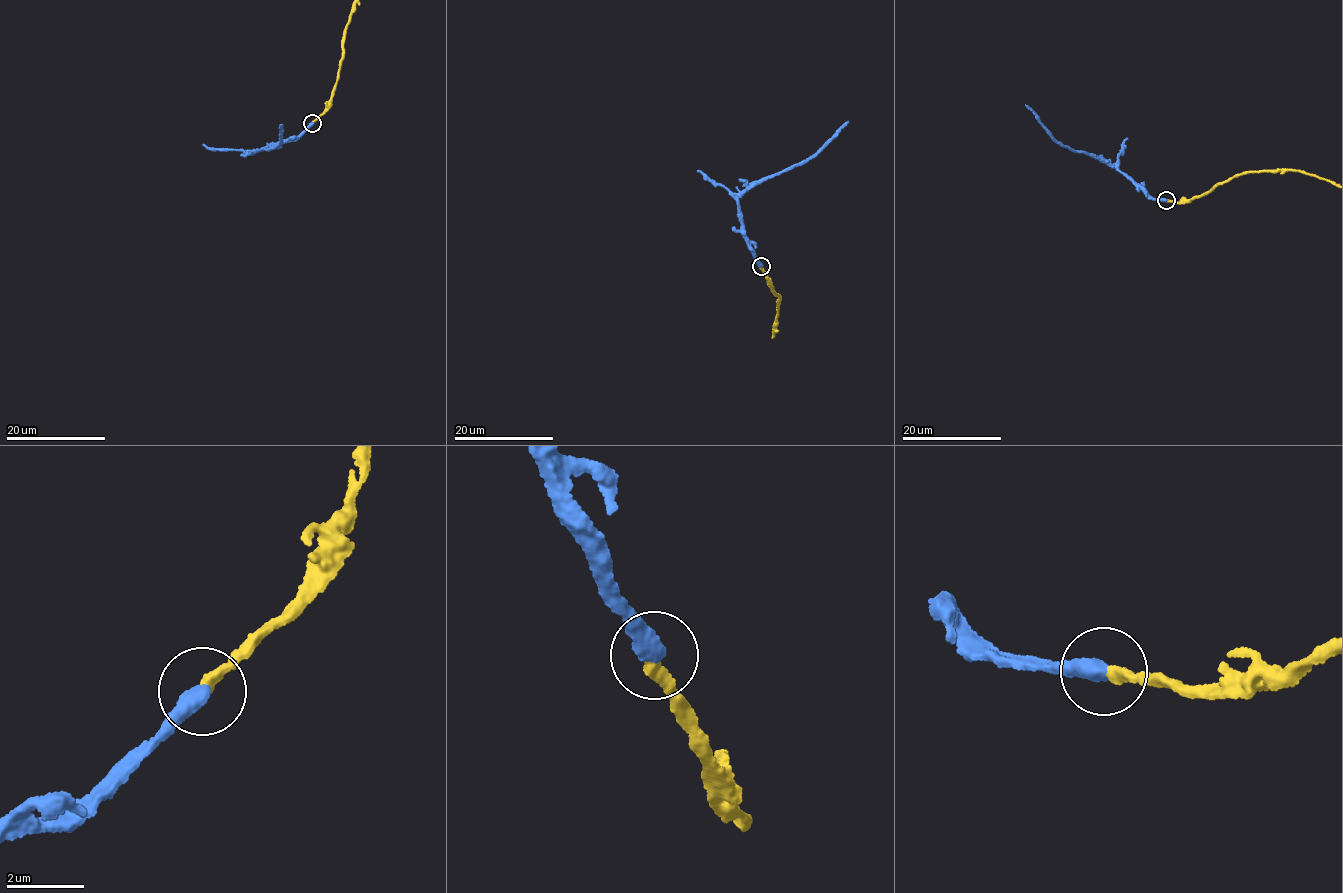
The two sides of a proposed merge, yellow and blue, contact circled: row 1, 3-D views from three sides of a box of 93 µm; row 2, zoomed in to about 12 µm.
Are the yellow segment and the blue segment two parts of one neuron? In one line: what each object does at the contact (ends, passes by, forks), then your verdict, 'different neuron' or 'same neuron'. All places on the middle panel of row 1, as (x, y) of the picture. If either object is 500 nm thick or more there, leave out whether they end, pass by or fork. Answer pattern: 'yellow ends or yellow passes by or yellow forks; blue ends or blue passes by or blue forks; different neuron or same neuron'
yellow ends; blue ends; same neuron

